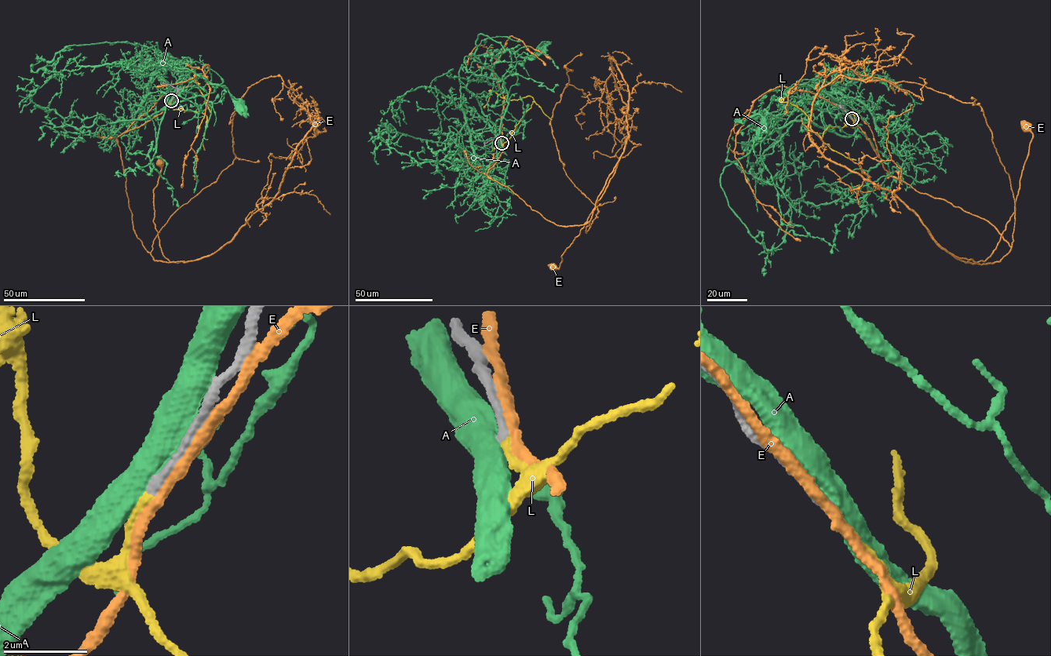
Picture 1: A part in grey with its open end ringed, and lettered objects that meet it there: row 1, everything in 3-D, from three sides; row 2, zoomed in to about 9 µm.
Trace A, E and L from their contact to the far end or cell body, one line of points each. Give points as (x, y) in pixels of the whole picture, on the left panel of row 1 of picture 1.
A: (171, 100), (183, 70), (165, 57), (158, 63), (173, 70), (179, 63), (223, 85), (242, 108)
E: (173, 99), (116, 137), (137, 237), (155, 260), (192, 260), (171, 262), (162, 251), (153, 218), (160, 162)
L: (171, 100), (170, 105), (174, 109), (201, 111), (207, 116), (207, 123), (209, 111), (196, 76), (186, 62)

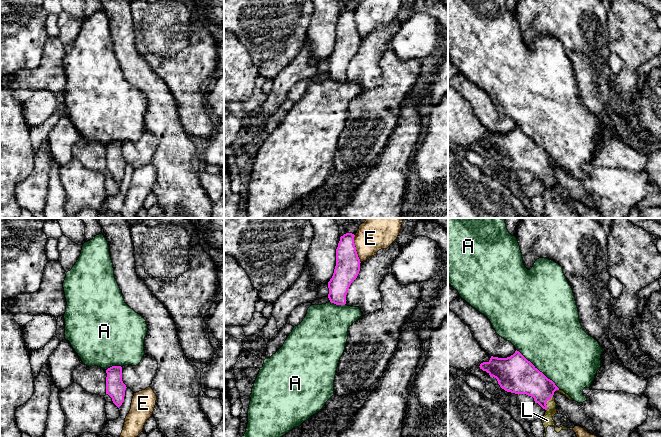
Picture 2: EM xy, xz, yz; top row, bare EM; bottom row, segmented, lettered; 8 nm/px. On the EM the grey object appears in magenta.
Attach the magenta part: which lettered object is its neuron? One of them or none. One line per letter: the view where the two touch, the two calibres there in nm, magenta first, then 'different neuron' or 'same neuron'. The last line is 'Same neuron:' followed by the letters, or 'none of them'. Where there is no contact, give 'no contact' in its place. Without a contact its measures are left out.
A: meets magenta in yz; 300 nm thick on the magenta side, 500 nm on the other; different neuron
E: meets magenta in xz; 200 nm thick on the magenta side, 240 nm on the other; different neuron
L: meets magenta in yz; 240 nm thick on the magenta side, 90 nm on the other; same neuron
Same neuron: L

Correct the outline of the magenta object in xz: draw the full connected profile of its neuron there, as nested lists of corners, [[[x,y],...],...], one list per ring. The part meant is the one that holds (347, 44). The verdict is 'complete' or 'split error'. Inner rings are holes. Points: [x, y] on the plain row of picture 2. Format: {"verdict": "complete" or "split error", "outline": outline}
{"verdict": "complete", "outline": [[[352,9],[344,10],[340,13],[336,25],[336,42],[328,58],[328,74],[336,81],[346,80],[348,65],[360,47],[361,38],[356,27],[354,13]]]}

